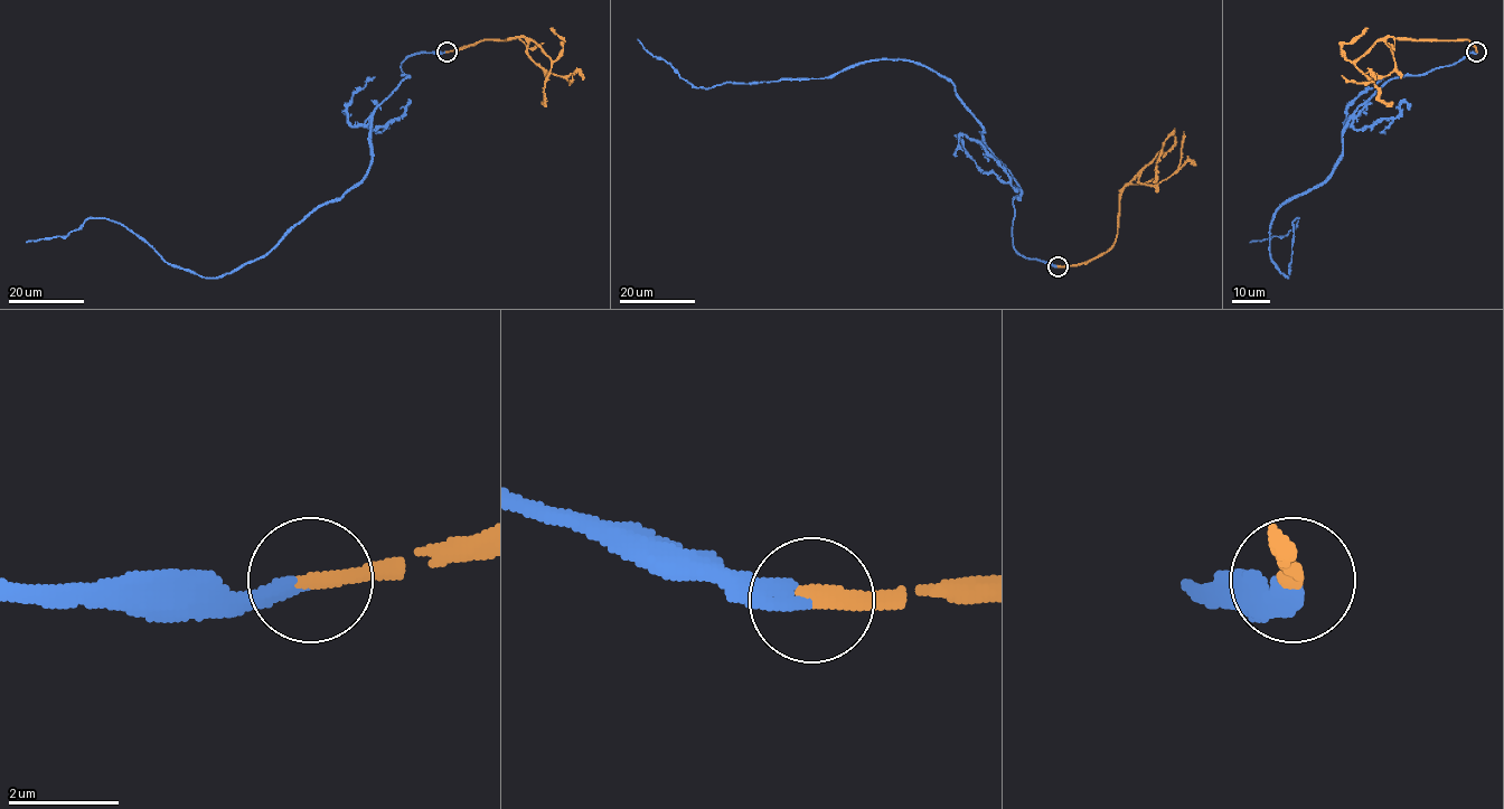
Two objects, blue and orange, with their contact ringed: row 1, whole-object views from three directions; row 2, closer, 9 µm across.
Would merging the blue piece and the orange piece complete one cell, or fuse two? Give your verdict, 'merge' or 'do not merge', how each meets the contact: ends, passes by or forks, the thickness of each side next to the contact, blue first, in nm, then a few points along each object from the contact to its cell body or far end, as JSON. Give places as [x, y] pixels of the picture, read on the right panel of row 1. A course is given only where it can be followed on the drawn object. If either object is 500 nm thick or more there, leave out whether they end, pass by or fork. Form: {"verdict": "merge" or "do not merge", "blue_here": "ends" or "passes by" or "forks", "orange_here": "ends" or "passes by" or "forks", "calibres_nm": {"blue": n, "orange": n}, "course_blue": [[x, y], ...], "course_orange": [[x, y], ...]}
{"verdict": "merge", "blue_here": "ends", "orange_here": "ends", "calibres_nm": {"blue": 240, "orange": 280}, "course_blue": [[1476, 52], [1396, 77], [1354, 113], [1331, 173], [1271, 222], [1270, 256], [1289, 278], [1298, 218], [1249, 242]], "course_orange": [[1476, 52], [1467, 39], [1388, 37], [1385, 41], [1396, 67], [1389, 74], [1372, 82], [1347, 82], [1341, 75]]}

